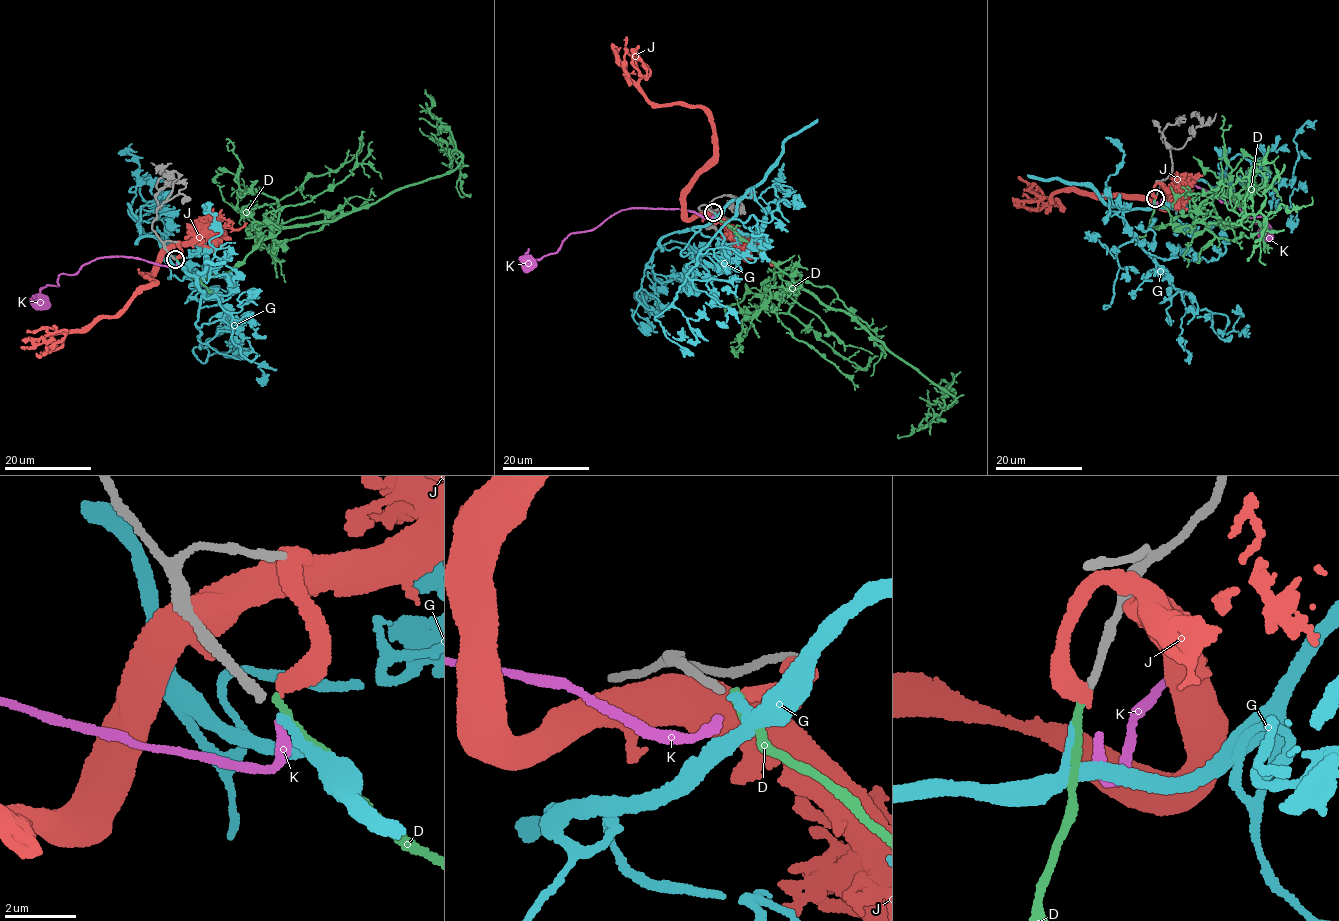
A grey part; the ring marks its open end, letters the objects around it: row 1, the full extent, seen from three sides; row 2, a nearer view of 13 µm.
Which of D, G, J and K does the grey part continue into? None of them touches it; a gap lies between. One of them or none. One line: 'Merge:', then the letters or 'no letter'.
Merge: G

